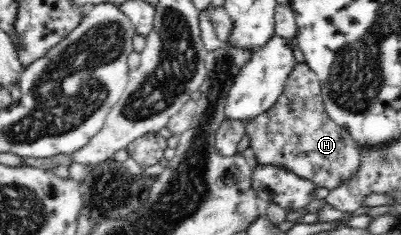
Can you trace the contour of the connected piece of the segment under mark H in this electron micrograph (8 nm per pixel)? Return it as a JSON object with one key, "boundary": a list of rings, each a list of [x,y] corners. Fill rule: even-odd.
{"boundary":[[[297,62],[294,65],[277,103],[269,111],[247,120],[246,124],[245,134],[249,134],[249,138],[251,138],[250,147],[253,148],[257,163],[261,165],[274,165],[286,169],[303,179],[315,182],[319,188],[327,189],[335,189],[337,185],[341,185],[359,173],[361,148],[345,128],[338,126],[327,115],[319,78],[306,62]]]}

